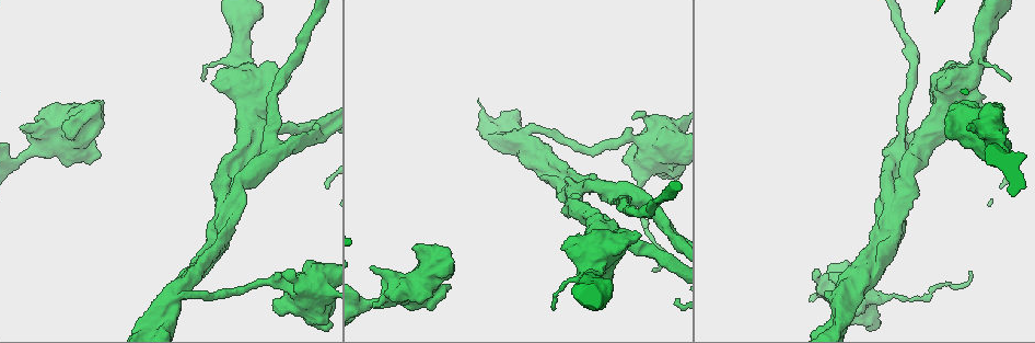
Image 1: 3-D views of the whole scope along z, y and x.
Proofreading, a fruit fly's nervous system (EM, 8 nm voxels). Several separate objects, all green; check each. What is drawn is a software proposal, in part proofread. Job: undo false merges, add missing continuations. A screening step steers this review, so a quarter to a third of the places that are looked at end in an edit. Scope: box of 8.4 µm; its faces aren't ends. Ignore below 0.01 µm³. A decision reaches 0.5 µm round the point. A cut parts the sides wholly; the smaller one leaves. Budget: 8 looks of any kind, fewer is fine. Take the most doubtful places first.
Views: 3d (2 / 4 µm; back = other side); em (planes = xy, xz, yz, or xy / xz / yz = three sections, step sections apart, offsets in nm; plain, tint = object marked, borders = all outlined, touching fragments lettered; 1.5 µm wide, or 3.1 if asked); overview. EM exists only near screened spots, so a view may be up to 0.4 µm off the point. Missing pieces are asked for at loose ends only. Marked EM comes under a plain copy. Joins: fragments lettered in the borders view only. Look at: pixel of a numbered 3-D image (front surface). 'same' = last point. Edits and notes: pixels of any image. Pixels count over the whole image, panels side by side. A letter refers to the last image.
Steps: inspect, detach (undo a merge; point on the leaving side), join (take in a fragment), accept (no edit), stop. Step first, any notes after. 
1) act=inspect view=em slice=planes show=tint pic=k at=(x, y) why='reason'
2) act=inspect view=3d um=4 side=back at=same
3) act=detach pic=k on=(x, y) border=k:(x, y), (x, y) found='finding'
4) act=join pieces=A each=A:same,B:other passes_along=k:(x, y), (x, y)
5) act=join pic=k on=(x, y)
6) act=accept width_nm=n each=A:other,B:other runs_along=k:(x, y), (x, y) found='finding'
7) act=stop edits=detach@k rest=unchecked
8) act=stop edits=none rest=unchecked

act=inspect view=3d um=4 pic=1 at=(528, 140)

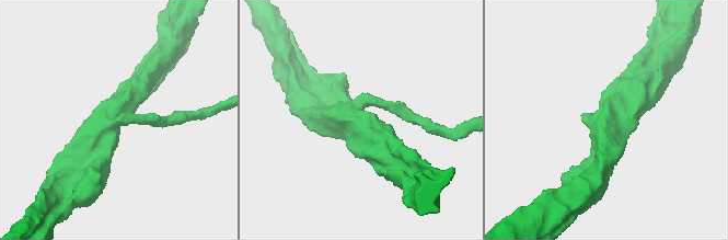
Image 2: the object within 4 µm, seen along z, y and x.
act=inspect view=em slice=planes show=borders pic=2 at=(357, 120) why='shape alone is not enough'

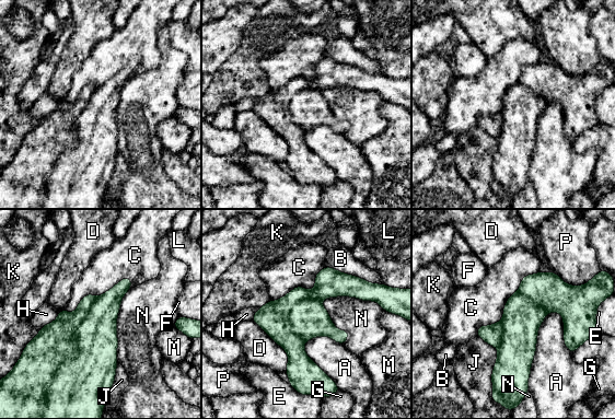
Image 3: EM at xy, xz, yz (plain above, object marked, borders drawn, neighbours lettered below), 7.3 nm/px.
act=detach pic=3 on=(93, 364) width_nm=300 each=A:other,B:other,C:other,D:other,E:other,F:other,G:other,H:other,J:other,K:other,L:other,M:other,N:other,P:other found='two cells meet here'

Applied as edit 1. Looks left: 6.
act=inspect view=overview

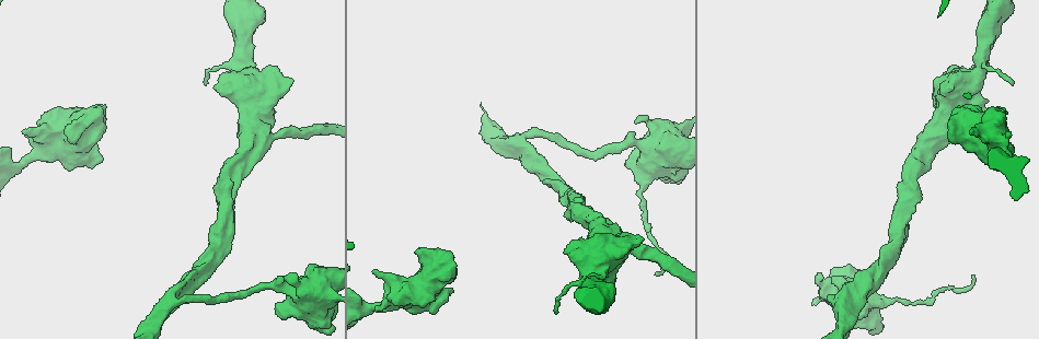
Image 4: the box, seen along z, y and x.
act=inspect view=em slice=planes show=tint pic=4 at=(376, 310) why='branch stops here'

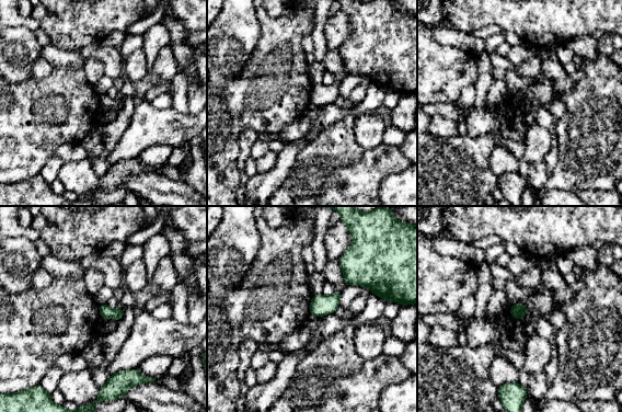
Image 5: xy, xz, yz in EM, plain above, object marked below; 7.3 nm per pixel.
act=inspect view=em slice=planes show=borders at=same

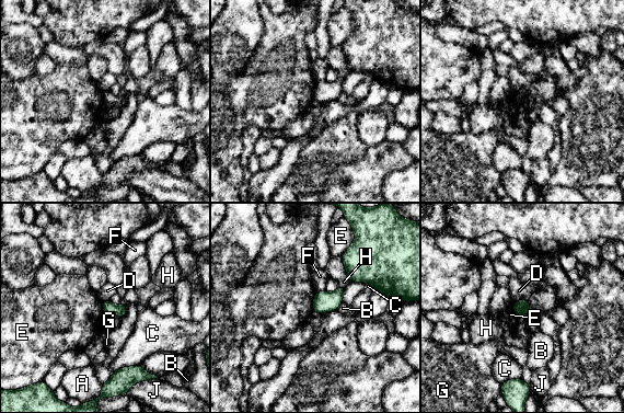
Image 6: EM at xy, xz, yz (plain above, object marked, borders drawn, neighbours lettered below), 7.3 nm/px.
act=accept each=A:other,B:other,C:other,D:other,E:other,F:other,G:other,H:other,J:other found='none of them fits'

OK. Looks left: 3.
act=inspect view=em slice=xz step=4 show=borders pic=4 at=(101, 158) why='free end'

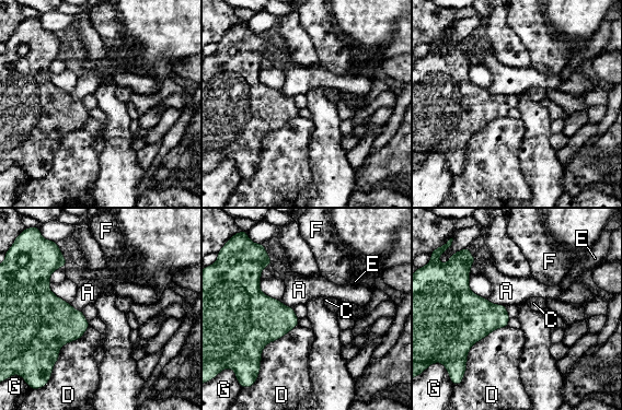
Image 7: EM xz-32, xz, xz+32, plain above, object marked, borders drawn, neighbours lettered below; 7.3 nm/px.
act=inspect view=em slice=planes show=borders at=same why='cut it another way'

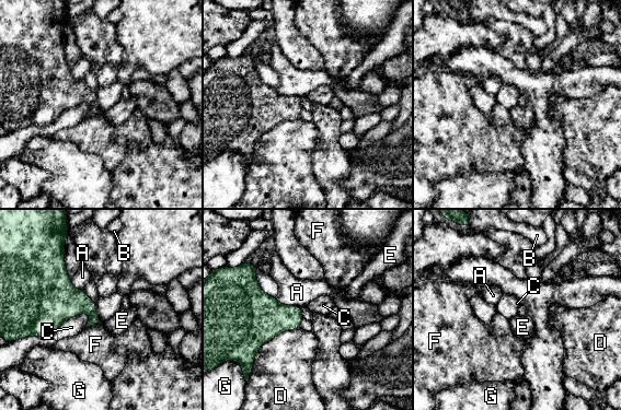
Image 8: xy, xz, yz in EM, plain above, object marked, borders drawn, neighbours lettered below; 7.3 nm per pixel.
act=accept longest_contact=D:440nm each=A:other,B:other,C:other,D:other,E:other,F:other,G:other border=8:(91, 315), (69, 317), (55, 330) found='no lettered fragment goes on from it'

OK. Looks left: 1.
act=stop edits=detach@3 rest=unchecked

